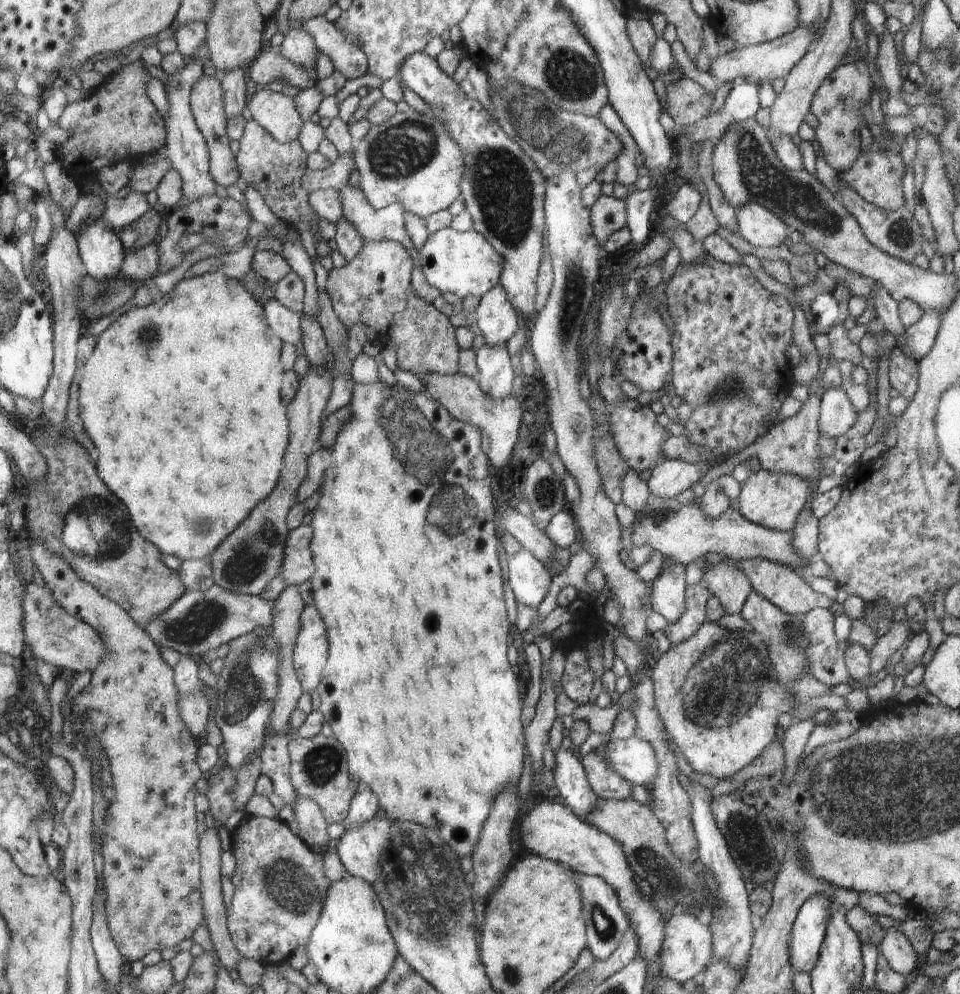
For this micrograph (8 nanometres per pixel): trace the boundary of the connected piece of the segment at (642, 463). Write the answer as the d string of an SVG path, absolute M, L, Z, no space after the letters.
M628 399L624 404L618 406L609 406L610 424L614 426L614 442L618 446L618 452L626 460L627 466L640 473L648 468L658 466L664 458L662 446L670 438L665 428L660 426L657 421L657 415L651 410L649 405L639 405L636 399Z

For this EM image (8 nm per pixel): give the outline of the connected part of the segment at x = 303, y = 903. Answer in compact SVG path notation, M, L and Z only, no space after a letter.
M246 814L233 831L232 852L237 859L237 871L233 875L235 897L228 918L233 941L242 957L255 959L265 968L279 966L296 946L307 944L308 936L312 936L317 922L321 920L321 910L325 908L330 890L330 882L322 874L322 856L310 852L310 848L280 820Z

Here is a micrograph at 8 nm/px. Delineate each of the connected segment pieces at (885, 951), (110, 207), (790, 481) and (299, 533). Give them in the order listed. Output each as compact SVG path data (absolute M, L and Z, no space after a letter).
M894 927L886 930L880 942L879 955L888 960L888 964L891 964L895 972L906 978L910 978L921 963L919 955L908 938Z
M132 191L126 198L108 197L104 222L122 236L124 228L142 219L152 206L144 193Z
M761 469L759 472L750 474L748 480L741 484L737 510L754 524L766 526L771 530L790 532L797 525L798 517L810 502L812 494L814 494L814 486L800 476L766 472Z
M300 524L290 531L286 542L286 560L282 562L282 578L289 586L299 586L312 580L314 560L312 544L312 526Z

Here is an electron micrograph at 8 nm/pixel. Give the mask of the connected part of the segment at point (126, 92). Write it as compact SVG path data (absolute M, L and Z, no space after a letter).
M143 57L126 64L113 73L104 86L66 108L58 128L62 144L57 159L79 183L83 195L102 191L98 185L100 168L149 159L168 144L170 132L166 118L148 96L146 83L154 79L148 67Z

